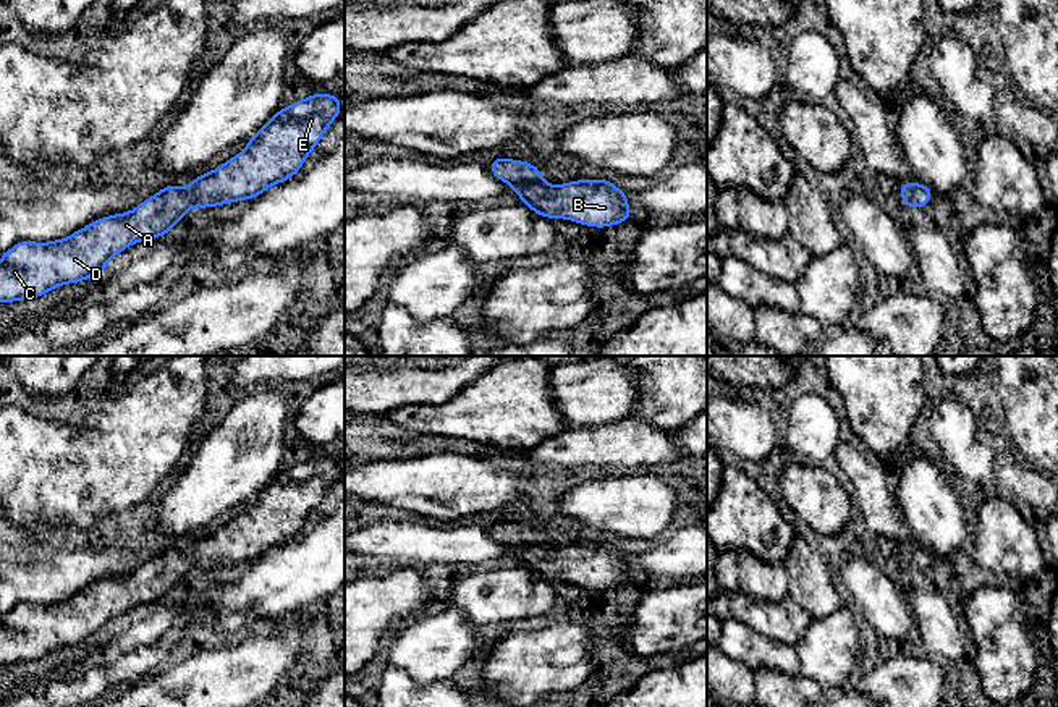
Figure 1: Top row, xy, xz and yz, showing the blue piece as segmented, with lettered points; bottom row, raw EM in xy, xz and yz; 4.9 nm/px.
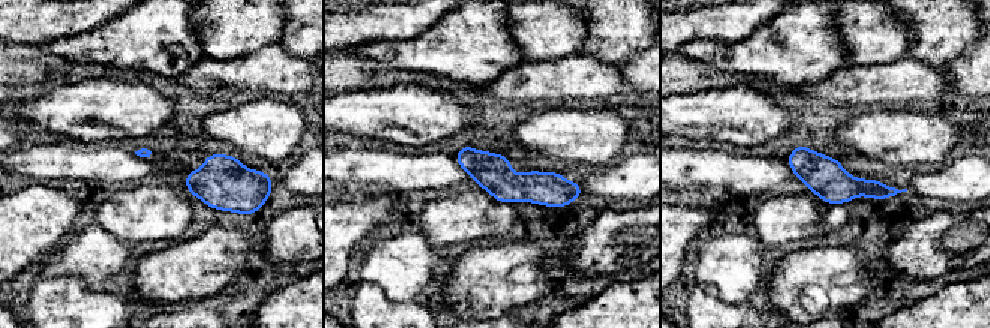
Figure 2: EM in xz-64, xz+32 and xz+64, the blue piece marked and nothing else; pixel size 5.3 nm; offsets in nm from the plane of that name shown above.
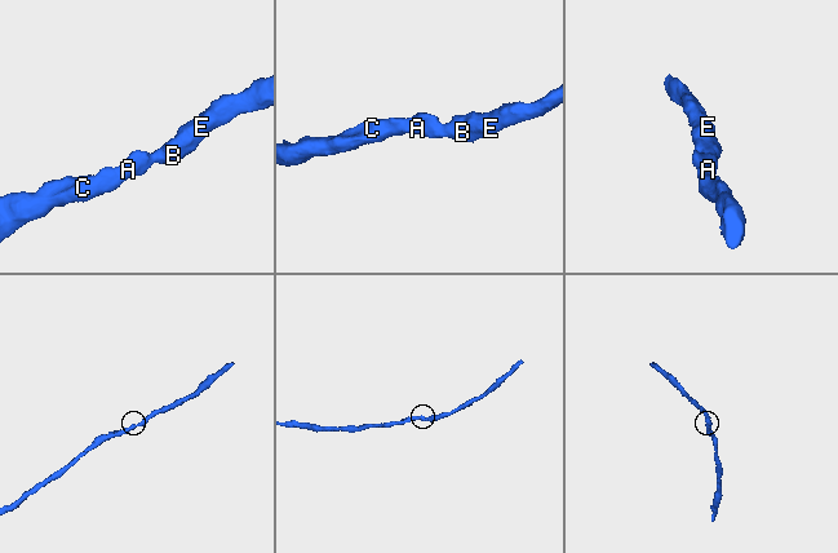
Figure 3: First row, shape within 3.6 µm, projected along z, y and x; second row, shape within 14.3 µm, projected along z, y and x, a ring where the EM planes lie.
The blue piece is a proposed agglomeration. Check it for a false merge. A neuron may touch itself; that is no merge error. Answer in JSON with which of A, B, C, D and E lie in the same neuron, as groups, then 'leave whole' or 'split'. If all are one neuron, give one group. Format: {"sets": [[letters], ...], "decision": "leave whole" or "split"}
{"sets": [["A", "B", "C", "D", "E"]], "decision": "leave whole"}

